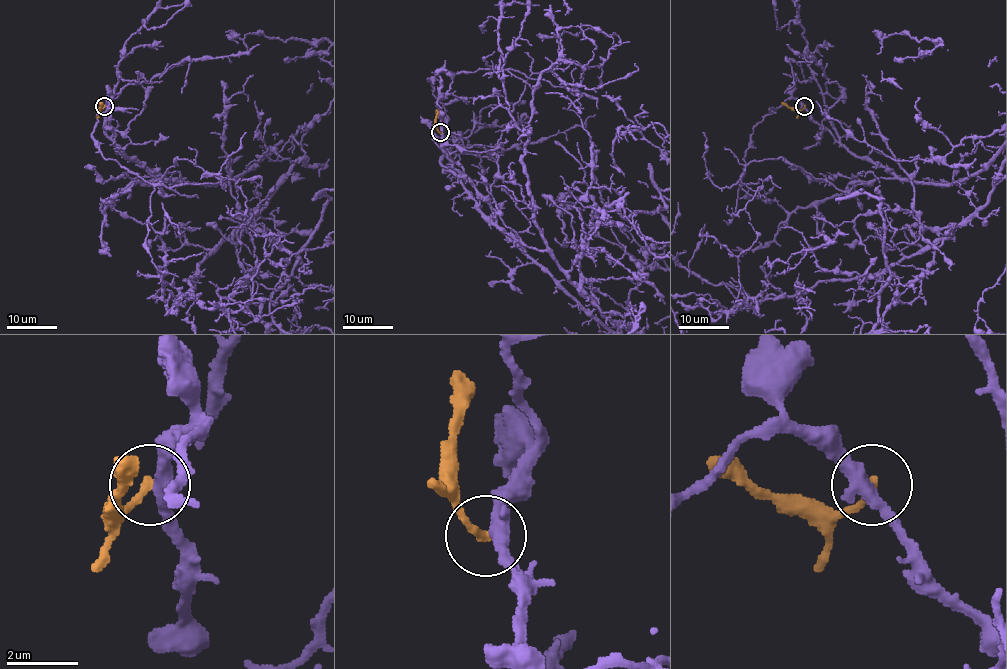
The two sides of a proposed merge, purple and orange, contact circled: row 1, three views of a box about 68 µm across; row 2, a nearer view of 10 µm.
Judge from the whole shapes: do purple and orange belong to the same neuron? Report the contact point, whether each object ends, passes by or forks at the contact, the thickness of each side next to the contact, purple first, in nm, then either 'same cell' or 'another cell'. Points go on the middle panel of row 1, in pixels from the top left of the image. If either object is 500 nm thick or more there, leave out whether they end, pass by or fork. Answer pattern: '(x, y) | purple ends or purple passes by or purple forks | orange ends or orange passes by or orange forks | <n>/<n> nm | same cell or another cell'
(440, 132) | purple passes by | orange ends | 400/240 nm | another cell

